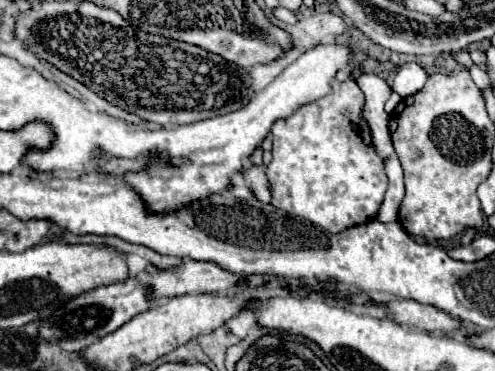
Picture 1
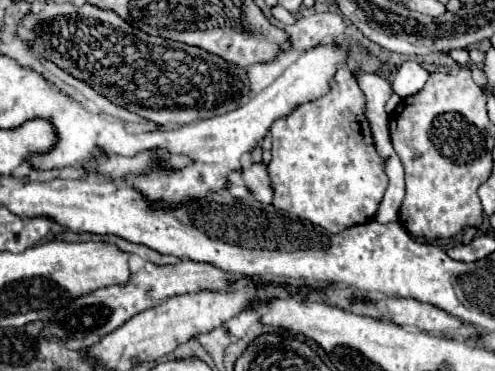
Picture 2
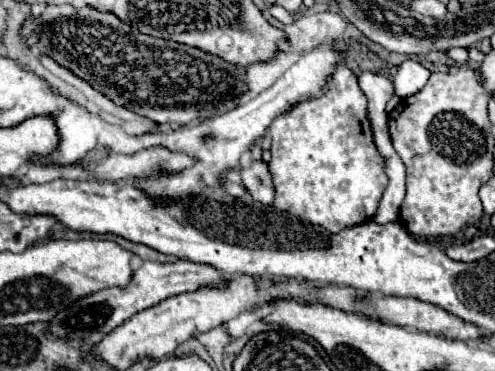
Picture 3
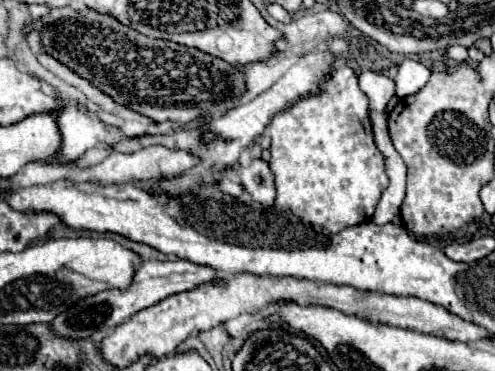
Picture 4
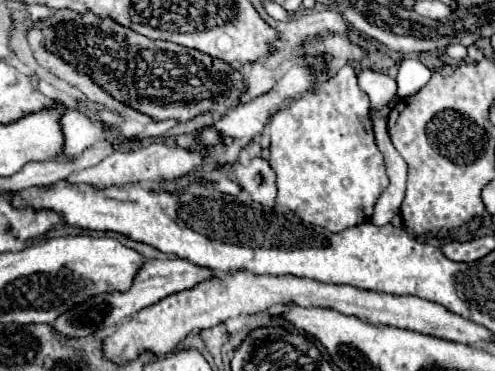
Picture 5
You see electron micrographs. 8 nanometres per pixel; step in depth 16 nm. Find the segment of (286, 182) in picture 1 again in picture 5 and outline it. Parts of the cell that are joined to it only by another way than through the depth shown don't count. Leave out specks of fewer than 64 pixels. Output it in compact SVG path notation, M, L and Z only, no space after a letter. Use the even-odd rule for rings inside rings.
M348 64L342 66L332 80L304 92L300 98L292 100L288 108L272 116L270 166L276 172L276 184L278 184L276 204L280 208L292 210L304 222L328 228L330 232L342 232L346 228L370 220L374 202L388 186L388 174L386 174L384 156L374 140L370 100L368 94L360 90L352 66Z

